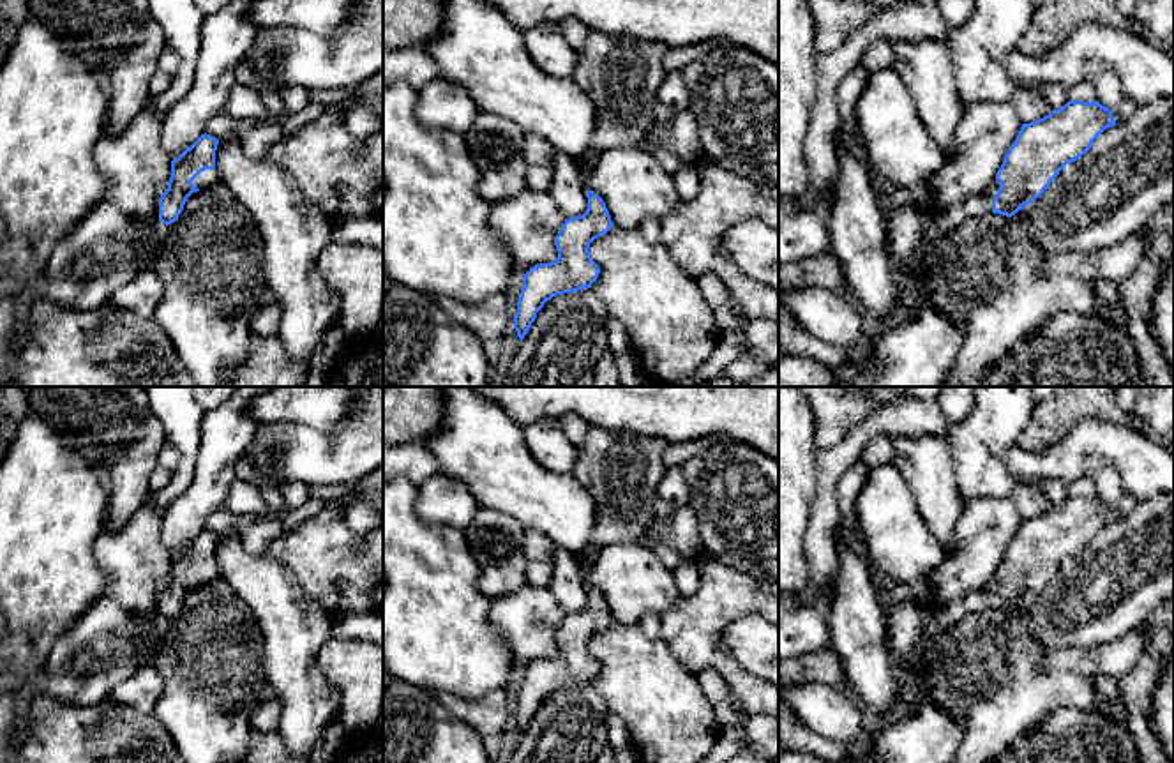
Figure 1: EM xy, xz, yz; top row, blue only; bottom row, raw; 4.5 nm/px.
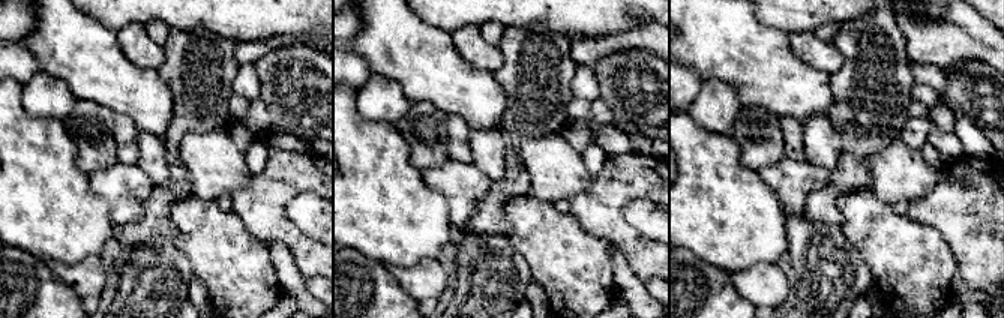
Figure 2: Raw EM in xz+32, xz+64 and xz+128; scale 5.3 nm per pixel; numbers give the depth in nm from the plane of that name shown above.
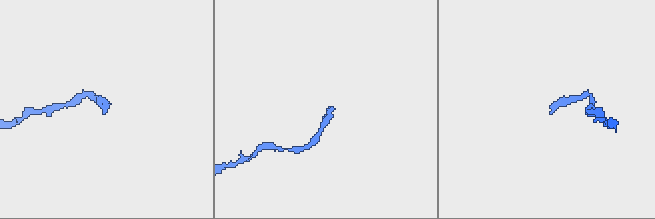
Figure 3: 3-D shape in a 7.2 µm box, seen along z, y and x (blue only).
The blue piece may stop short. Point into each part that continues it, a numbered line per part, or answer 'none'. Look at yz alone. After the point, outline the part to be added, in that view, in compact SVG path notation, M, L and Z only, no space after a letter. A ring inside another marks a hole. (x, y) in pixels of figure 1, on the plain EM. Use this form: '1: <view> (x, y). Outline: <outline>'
1: yz (975, 601). Outline: M994 574L982 588L967 592L964 597L952 601L939 609L932 611L923 636L906 659L906 669L913 669L922 657L925 645L939 632L953 627L969 613L982 613L992 608L992 595L999 585L999 578Z

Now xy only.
1: xy (207, 574). Outline: M214 563L214 565L205 565L201 567L194 576L192 579L199 585L199 586L205 586L205 585L210 585L214 581L221 581L221 572L219 572L219 567Z

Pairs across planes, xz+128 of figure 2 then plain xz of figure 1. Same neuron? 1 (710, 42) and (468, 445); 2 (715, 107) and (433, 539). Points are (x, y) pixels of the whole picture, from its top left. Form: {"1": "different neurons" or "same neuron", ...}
{"1": "same neuron", "2": "different neurons"}

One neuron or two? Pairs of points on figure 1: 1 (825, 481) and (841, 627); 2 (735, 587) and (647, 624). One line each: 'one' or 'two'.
1: two
2: two

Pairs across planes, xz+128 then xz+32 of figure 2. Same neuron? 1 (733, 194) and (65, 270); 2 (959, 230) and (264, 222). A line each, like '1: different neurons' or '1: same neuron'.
1: different neurons
2: same neuron

